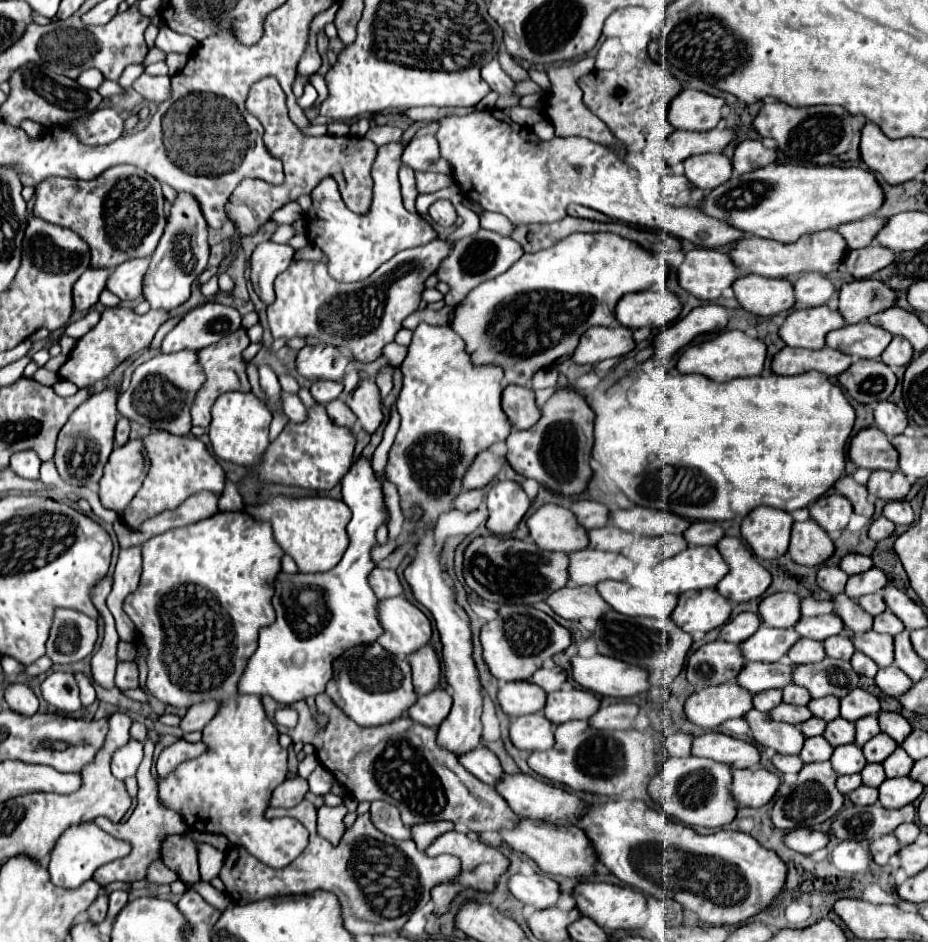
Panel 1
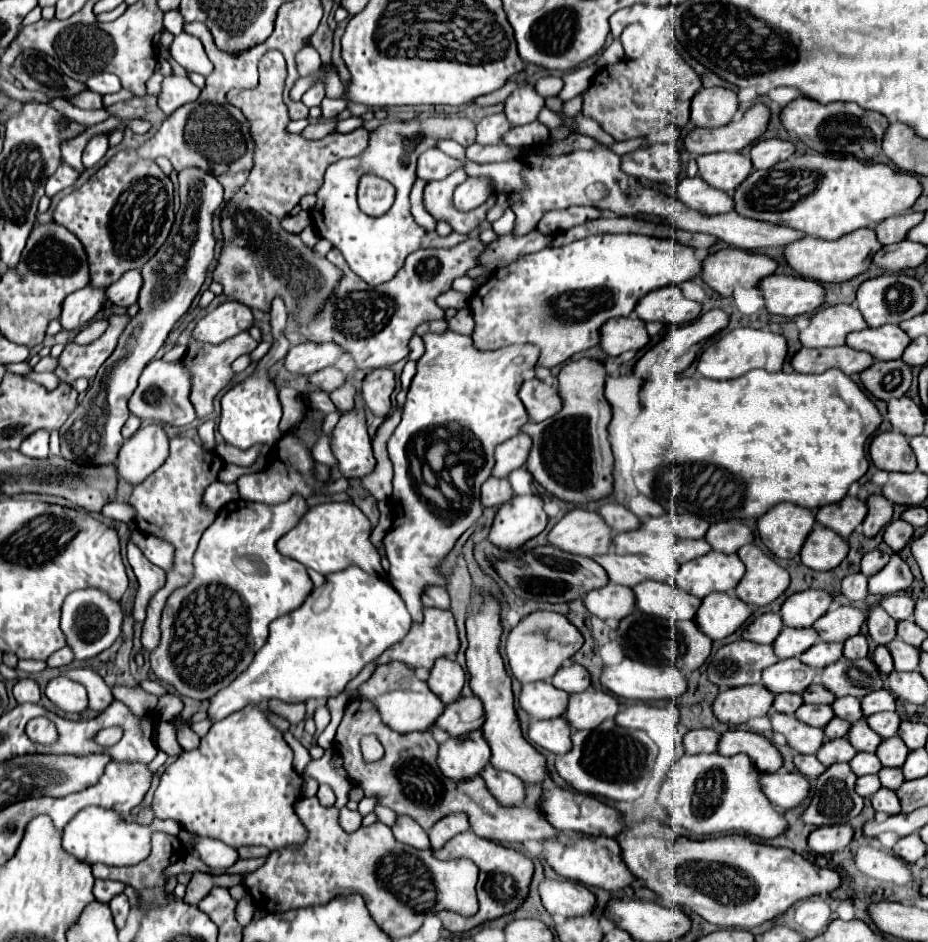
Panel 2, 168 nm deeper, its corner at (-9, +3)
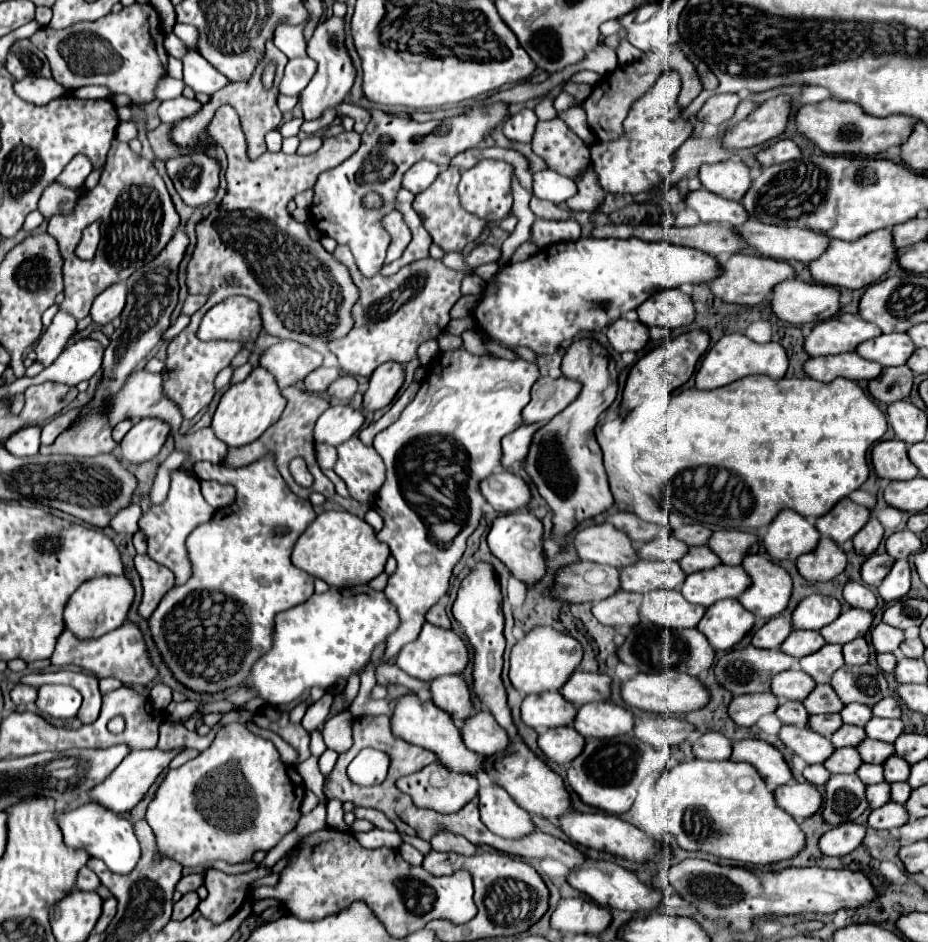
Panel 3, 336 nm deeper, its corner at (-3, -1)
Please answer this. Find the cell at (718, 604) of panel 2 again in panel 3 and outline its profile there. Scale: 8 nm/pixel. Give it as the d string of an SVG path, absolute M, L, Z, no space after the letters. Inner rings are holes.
M737 600L717 602L707 608L699 630L707 636L715 650L731 650L755 626L755 616L745 610Z

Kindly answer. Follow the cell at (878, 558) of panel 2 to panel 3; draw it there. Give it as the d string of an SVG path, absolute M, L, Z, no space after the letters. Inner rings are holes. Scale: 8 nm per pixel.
M873 554L865 560L863 568L861 568L861 576L863 582L869 586L879 586L883 582L883 578L891 572L895 564L895 558L891 558L889 554Z

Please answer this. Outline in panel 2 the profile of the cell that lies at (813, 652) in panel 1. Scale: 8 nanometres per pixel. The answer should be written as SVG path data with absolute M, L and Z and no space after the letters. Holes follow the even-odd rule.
M819 640L809 650L805 650L799 658L811 668L821 668L821 666L829 666L831 662L837 662L841 654L843 654L843 644L829 644Z

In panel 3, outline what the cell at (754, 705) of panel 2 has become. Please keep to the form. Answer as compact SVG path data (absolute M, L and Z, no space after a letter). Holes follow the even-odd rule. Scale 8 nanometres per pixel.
M743 694L735 696L729 704L729 716L739 726L753 726L761 716L775 712L779 706L779 700L775 694Z

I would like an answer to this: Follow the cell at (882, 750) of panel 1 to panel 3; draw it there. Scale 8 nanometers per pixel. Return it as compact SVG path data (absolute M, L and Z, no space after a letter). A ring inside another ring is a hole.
M891 756L887 762L885 762L885 780L889 782L889 784L893 784L893 782L907 782L909 780L909 770L911 770L911 766L903 760L903 758L899 758L899 756Z

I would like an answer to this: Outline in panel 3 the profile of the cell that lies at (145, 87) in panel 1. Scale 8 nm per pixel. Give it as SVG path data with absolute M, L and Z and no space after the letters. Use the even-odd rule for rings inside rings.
M179 96L179 98L175 98L175 100L165 100L165 102L159 106L159 118L161 118L161 122L177 124L177 122L181 122L183 118L193 116L197 108L201 108L201 102L199 102L199 100L189 100L189 98L185 98L185 96Z

